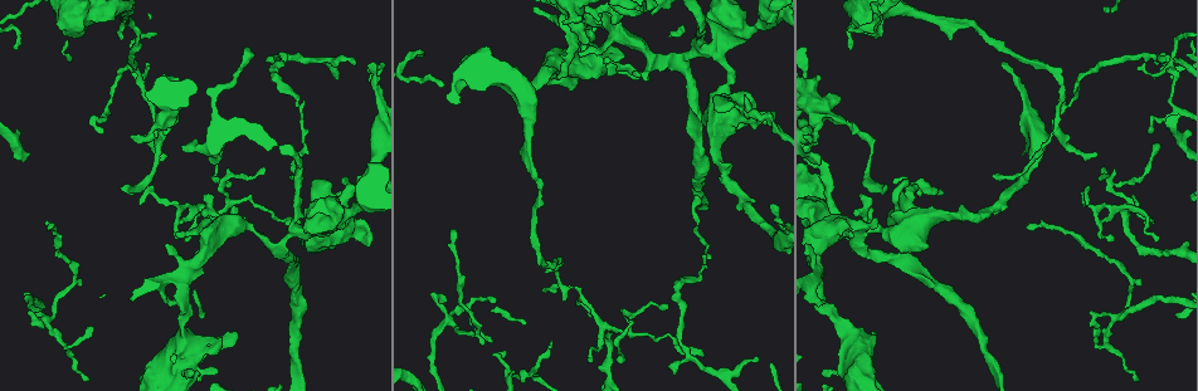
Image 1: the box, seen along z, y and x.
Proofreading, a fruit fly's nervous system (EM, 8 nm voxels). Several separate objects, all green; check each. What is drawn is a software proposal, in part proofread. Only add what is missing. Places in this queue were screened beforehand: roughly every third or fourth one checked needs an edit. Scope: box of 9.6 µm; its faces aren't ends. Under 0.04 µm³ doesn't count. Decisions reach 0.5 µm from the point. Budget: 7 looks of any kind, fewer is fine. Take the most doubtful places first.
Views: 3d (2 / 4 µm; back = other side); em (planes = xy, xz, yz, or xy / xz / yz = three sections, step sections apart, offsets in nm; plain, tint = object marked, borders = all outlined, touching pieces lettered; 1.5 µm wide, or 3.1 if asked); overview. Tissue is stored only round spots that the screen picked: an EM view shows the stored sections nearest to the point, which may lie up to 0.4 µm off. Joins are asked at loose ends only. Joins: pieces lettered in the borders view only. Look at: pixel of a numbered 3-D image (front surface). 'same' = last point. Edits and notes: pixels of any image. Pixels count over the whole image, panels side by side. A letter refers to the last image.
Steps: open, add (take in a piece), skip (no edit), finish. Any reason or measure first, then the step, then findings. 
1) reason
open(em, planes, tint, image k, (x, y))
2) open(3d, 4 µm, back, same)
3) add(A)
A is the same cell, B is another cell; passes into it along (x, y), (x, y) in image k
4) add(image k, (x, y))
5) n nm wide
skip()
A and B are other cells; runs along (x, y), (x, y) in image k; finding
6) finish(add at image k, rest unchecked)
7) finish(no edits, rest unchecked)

free end
open(em, yz, step 8, borders, image 1, (588, 362))

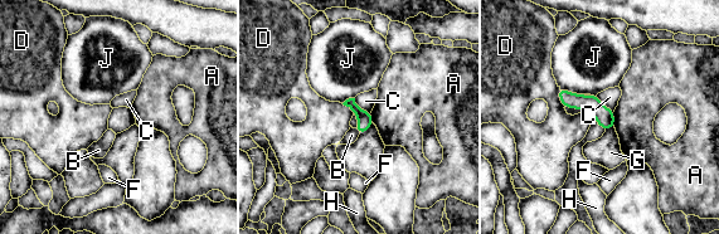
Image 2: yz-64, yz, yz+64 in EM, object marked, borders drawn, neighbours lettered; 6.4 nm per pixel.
90 nm wide
skip()
A, B, C, D, F, G, H and J are other cells; runs along (560, 91), (591, 103), (611, 123) in image 2; no lettered piece goes on from it

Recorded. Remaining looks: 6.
tapers out
open(em, xy, step 8, tint, image 1, (177, 232))

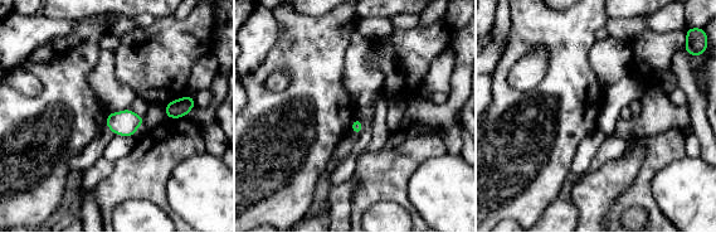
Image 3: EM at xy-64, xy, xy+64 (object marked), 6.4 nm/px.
open(em, planes, borders, same)

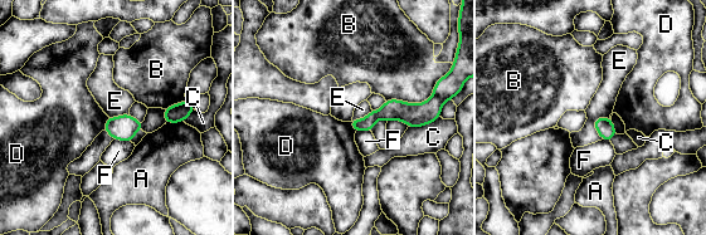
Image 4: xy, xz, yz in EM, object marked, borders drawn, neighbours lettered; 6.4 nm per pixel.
skip()
A, B, C, D, E and F are other cells; none of them fits

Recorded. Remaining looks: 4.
open(em, xy, step 8, tint, image 1, (1152, 224))

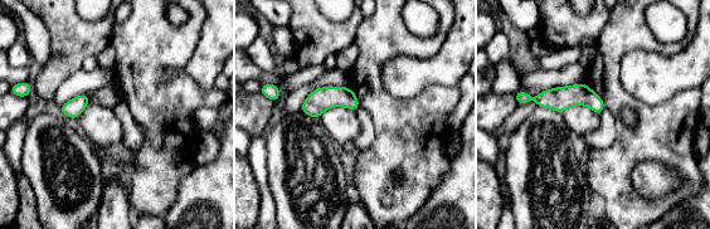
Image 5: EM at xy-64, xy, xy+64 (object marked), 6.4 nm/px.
another direction
open(em, planes, borders, same)

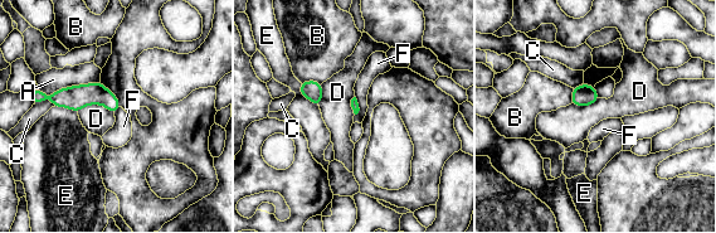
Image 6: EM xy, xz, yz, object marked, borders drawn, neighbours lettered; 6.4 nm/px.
skip()
A, B, C, D, E and F are other cells; runs along (38, 100), (106, 97), (116, 106) in image 6; none of them fits

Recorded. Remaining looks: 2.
finish(no edits, rest unchecked)

